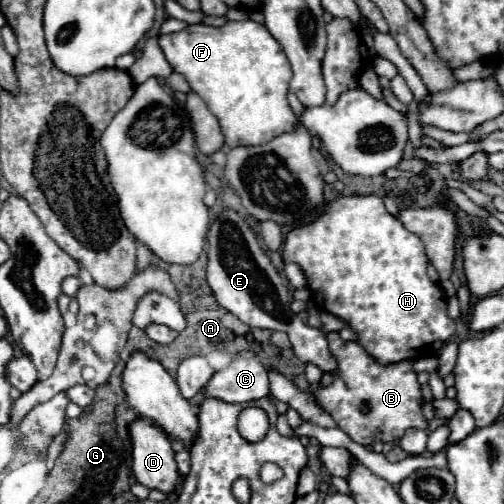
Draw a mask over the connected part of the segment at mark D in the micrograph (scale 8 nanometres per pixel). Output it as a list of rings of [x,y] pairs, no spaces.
[[[143,418],[135,420],[129,426],[129,432],[131,432],[131,442],[133,442],[133,476],[137,478],[137,482],[151,490],[161,490],[163,494],[171,494],[177,486],[179,470],[177,470],[175,452],[171,450],[171,442],[167,434],[155,424],[145,422]]]

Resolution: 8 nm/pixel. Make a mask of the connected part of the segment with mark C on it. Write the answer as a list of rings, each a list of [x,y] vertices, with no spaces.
[[[253,356],[235,358],[225,370],[213,374],[209,384],[205,386],[207,396],[223,398],[225,402],[249,402],[249,400],[259,400],[263,396],[269,396],[269,370],[271,368],[267,364],[263,364]]]

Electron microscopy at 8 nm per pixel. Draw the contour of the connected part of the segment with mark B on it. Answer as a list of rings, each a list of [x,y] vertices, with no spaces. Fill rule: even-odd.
[[[329,332],[327,340],[329,350],[337,358],[339,366],[335,372],[323,374],[323,380],[319,384],[313,384],[311,392],[315,394],[321,408],[329,416],[333,416],[337,426],[347,432],[351,440],[369,446],[375,438],[381,442],[391,442],[403,436],[407,428],[429,428],[429,422],[421,412],[423,394],[411,360],[391,366],[379,366],[357,342],[345,342],[337,332]],[[363,402],[369,404],[369,414],[361,414]]]

